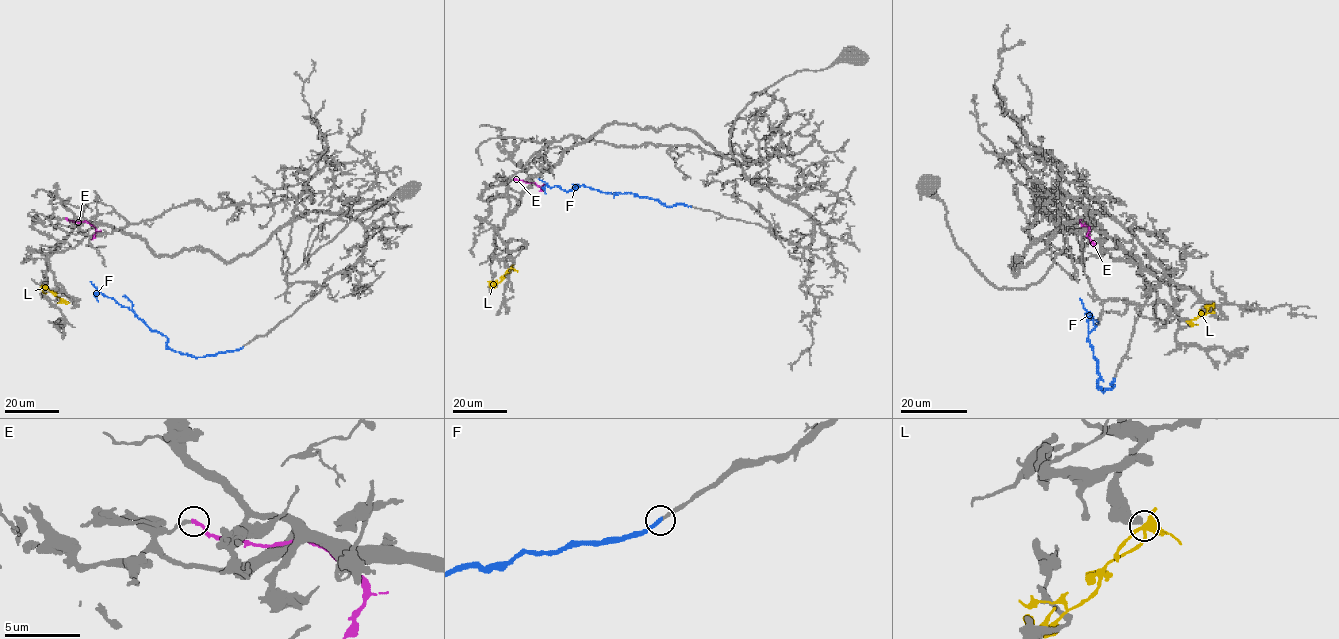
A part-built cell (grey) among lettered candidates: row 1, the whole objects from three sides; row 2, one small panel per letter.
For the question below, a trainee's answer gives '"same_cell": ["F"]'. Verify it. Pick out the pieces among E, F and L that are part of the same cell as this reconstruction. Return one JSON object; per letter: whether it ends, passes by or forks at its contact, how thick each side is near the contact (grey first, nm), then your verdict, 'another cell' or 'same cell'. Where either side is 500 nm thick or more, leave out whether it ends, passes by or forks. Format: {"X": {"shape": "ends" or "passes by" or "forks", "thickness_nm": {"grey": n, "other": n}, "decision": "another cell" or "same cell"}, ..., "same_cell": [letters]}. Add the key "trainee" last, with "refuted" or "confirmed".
{"E": {"shape": "ends", "thickness_nm": {"grey": 190, "other": 240}, "decision": "another cell"}, "F": {"shape": "ends", "thickness_nm": {"grey": 240, "other": 240}, "decision": "same cell"}, "L": {"shape": "forks", "thickness_nm": {"grey": 440, "other": 400}, "decision": "another cell"}, "same_cell": ["F"], "trainee": "confirmed"}

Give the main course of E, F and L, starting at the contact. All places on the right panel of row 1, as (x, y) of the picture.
E: (1080, 220), (1088, 227), (1088, 238), (1094, 247)
F: (1113, 378), (1111, 388), (1102, 391), (1097, 386), (1097, 361), (1088, 334), (1095, 325), (1079, 297)
L: (1190, 322), (1213, 305), (1213, 311), (1208, 313)

